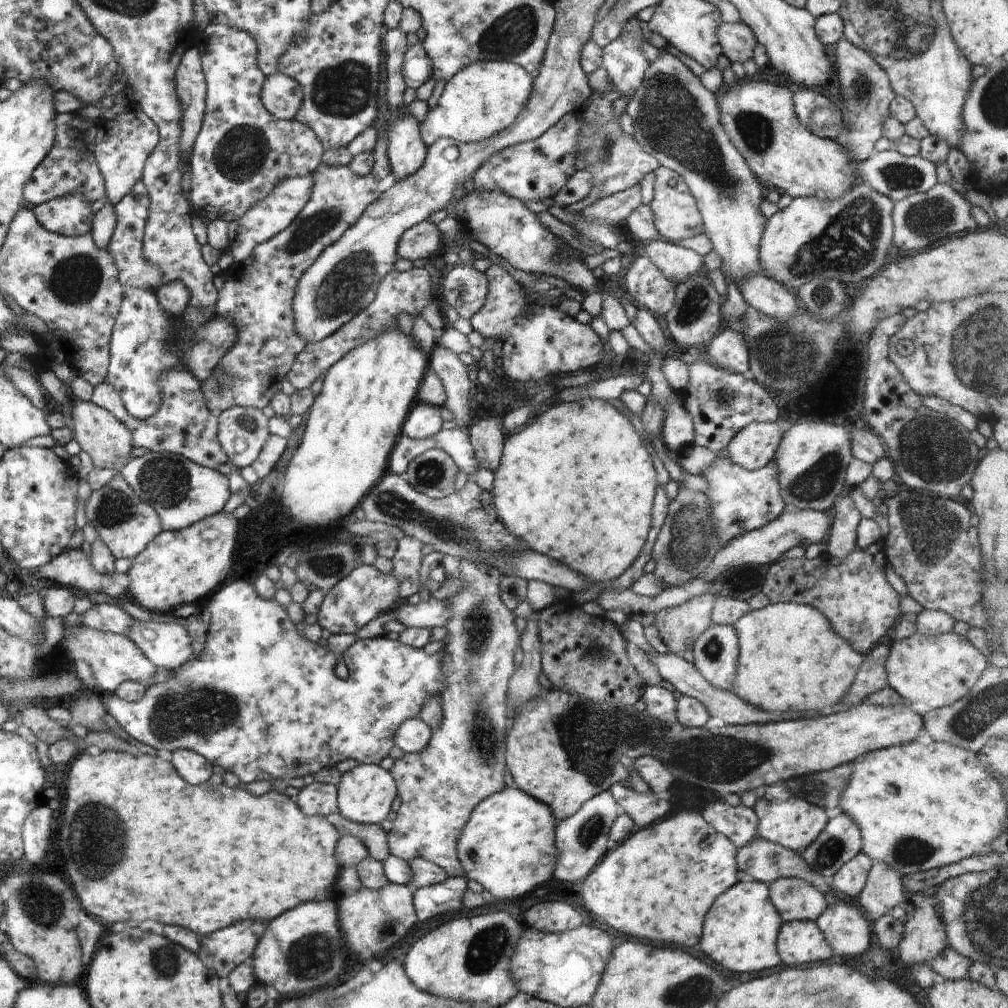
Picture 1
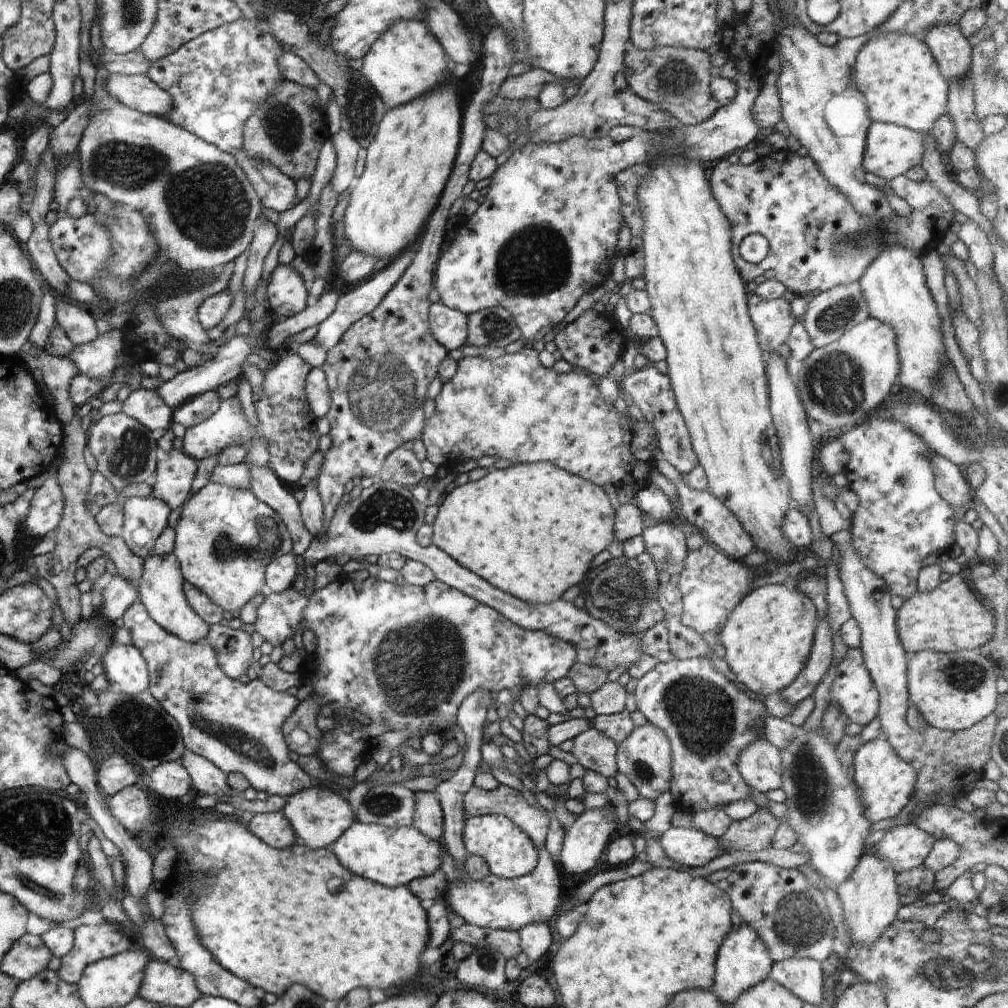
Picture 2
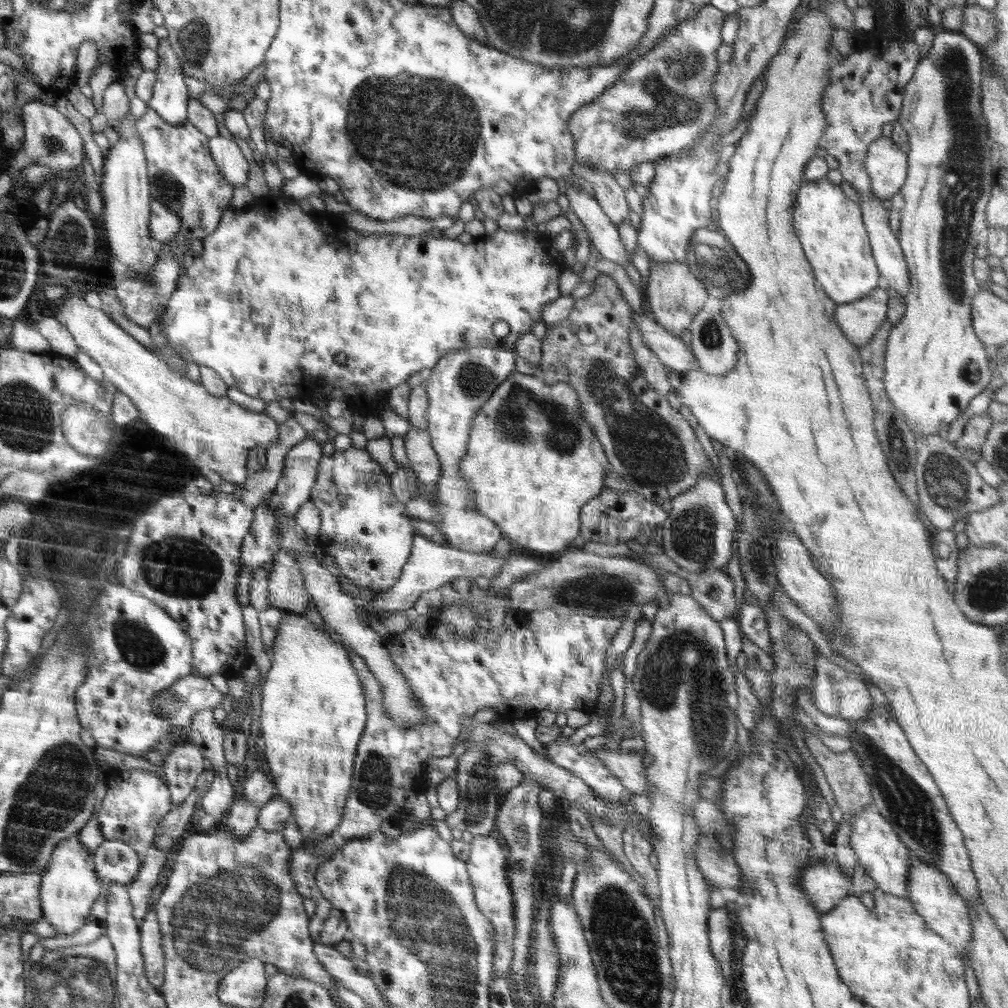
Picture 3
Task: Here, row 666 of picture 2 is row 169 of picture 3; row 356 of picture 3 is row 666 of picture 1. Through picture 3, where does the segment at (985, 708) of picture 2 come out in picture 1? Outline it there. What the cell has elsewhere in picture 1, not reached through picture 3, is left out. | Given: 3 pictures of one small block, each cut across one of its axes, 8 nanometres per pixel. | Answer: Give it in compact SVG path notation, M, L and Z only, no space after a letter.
M954 632L936 637L915 633L905 640L893 642L885 663L887 685L910 706L921 710L948 707L972 690L990 666L987 659L965 636Z

